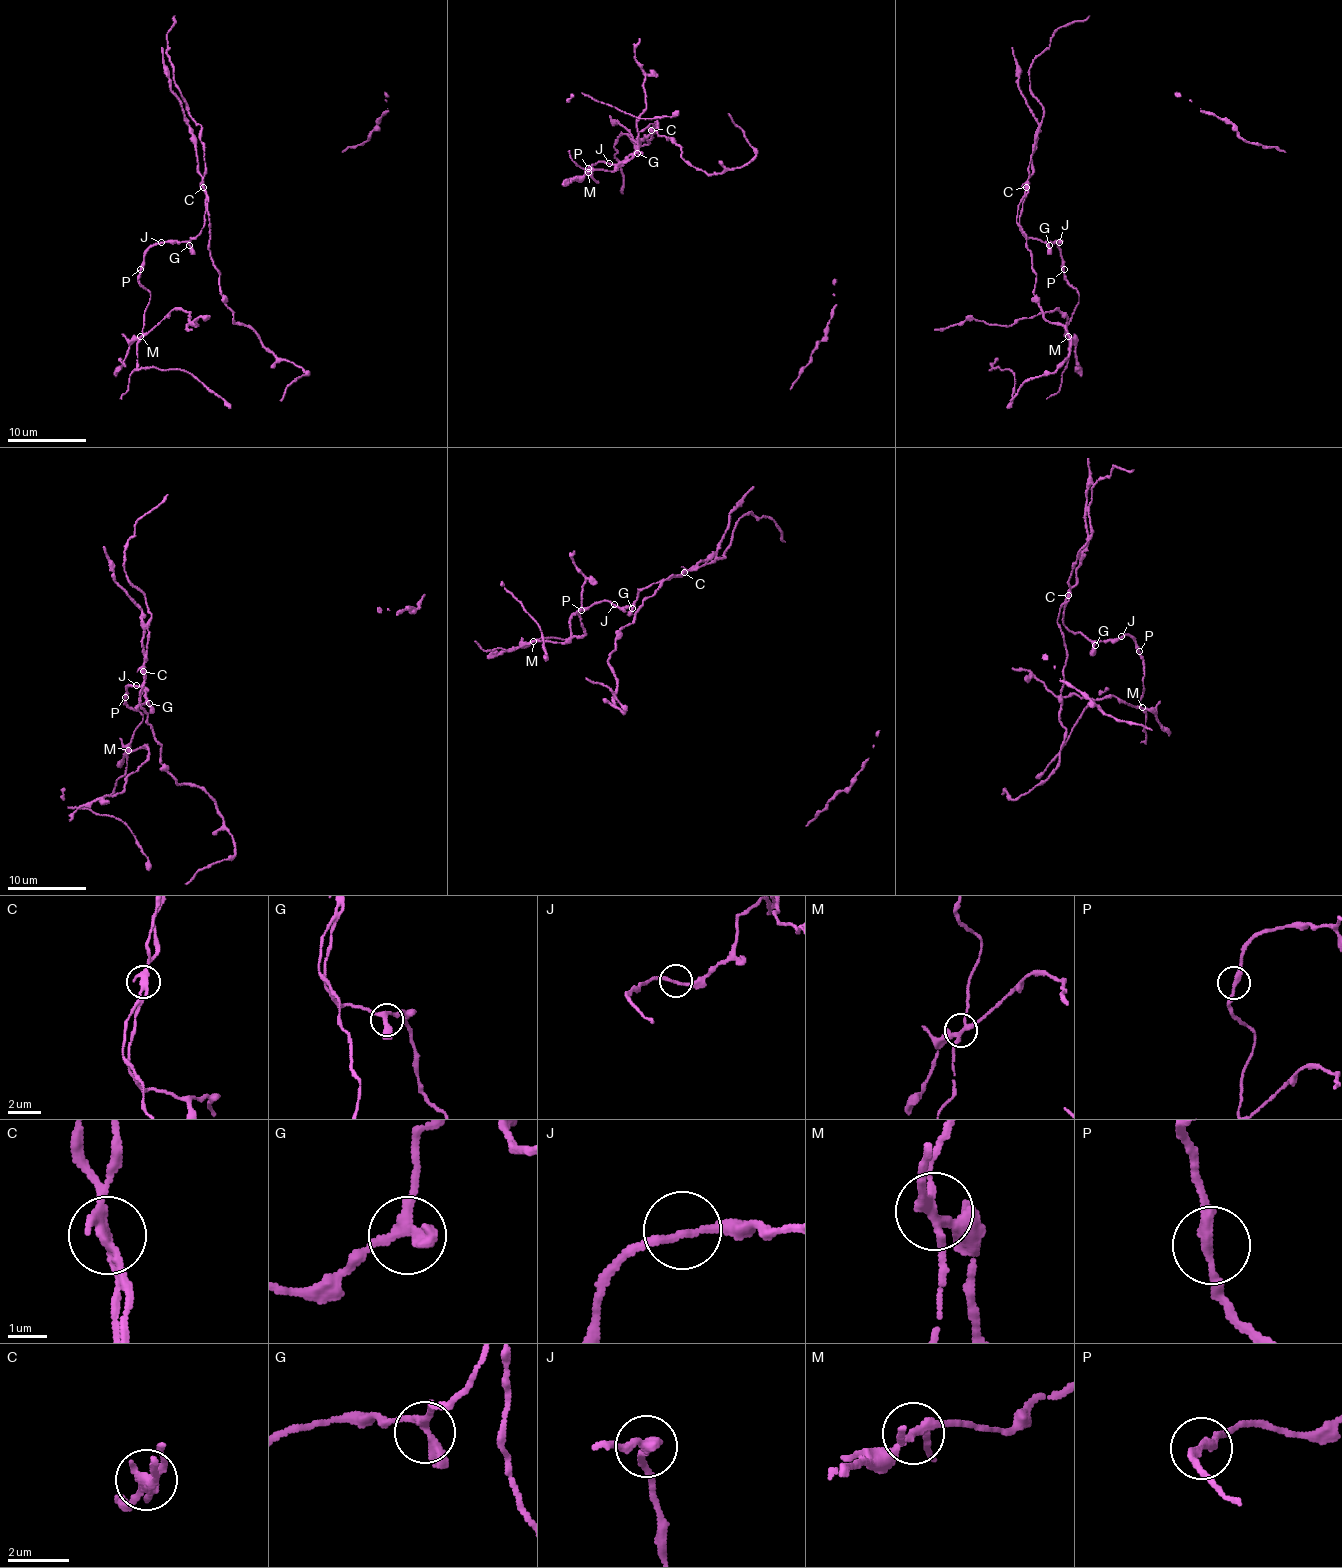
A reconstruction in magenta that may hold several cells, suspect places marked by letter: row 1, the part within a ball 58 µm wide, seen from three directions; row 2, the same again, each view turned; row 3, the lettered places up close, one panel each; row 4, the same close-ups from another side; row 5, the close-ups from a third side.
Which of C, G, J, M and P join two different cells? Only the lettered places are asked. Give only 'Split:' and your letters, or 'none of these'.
Split: C, M

